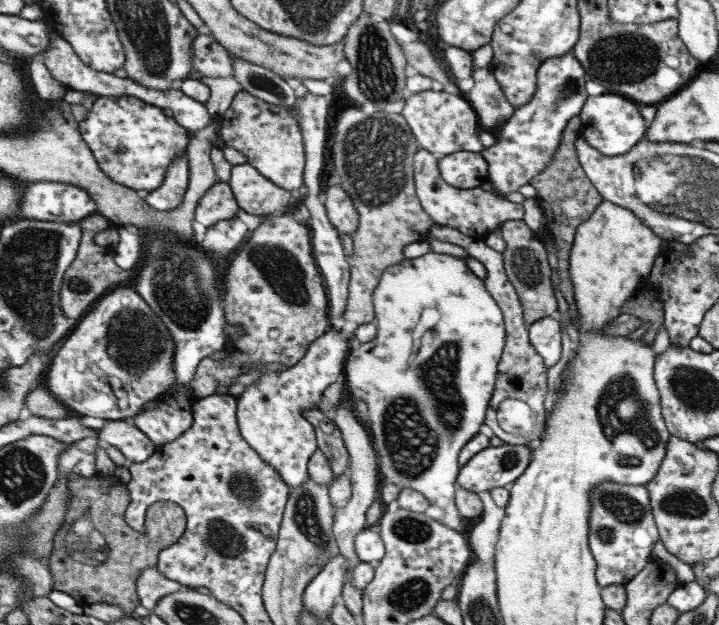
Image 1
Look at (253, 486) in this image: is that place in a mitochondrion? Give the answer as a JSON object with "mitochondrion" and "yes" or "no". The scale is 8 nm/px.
{"mitochondrion":"yes"}

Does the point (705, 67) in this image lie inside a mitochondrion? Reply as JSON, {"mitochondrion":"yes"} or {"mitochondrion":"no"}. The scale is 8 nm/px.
{"mitochondrion":"no"}

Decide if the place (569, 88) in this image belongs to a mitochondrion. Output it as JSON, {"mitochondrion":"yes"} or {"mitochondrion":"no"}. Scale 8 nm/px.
{"mitochondrion":"yes"}

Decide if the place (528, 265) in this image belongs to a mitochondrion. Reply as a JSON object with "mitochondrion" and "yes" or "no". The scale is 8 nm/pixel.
{"mitochondrion":"yes"}

